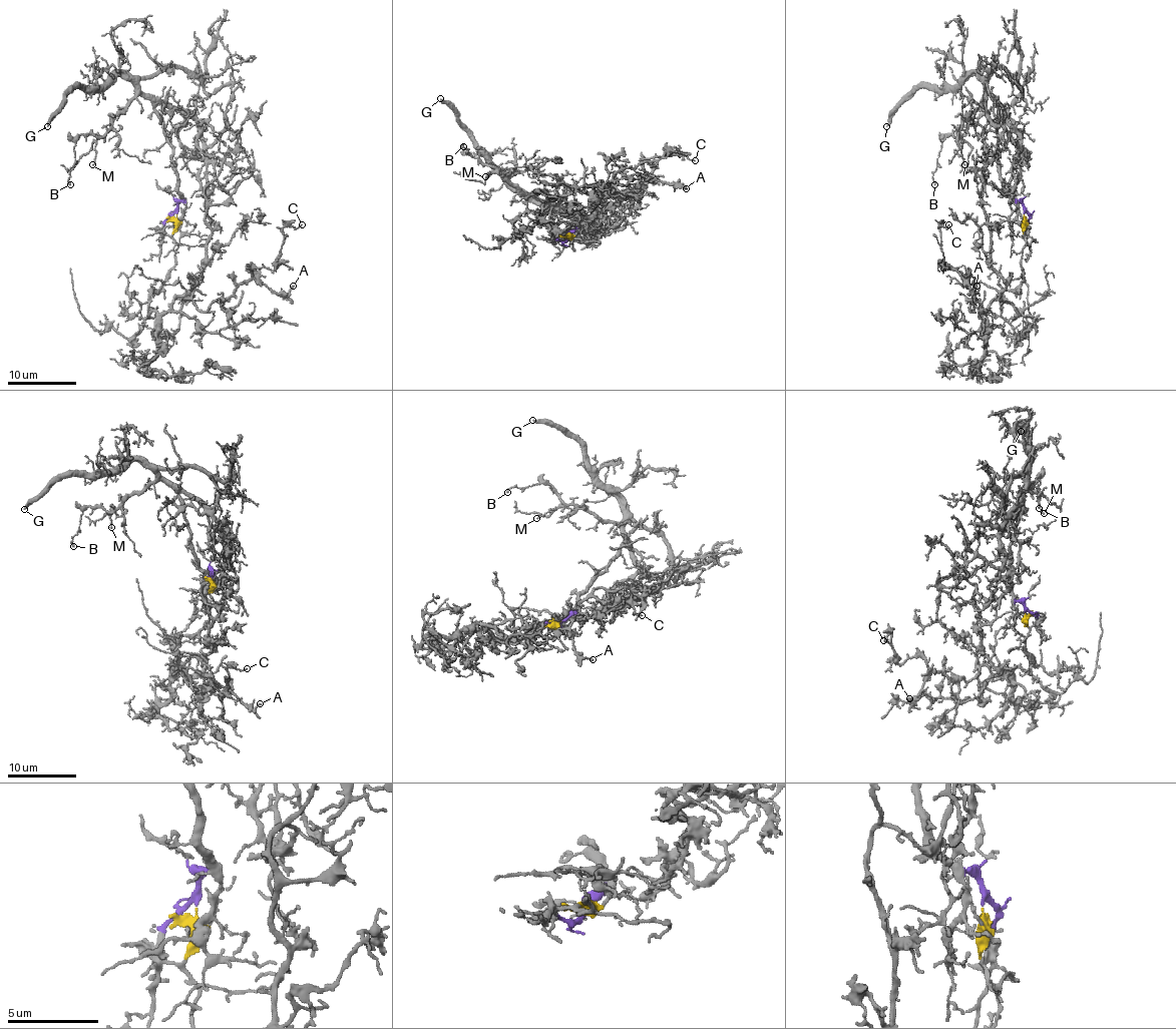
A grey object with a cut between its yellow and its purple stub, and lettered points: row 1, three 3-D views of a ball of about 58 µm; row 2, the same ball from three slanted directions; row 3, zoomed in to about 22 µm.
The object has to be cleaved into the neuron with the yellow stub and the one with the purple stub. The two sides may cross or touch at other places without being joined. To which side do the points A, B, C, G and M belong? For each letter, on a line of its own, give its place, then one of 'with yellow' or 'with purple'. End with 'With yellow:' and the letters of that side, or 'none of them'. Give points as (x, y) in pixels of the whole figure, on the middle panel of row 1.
A: place (686, 188); with yellow
B: place (463, 146); with purple
C: place (695, 160); with yellow
G: place (440, 98); with purple
M: place (485, 176); with purple
With yellow: A, C

